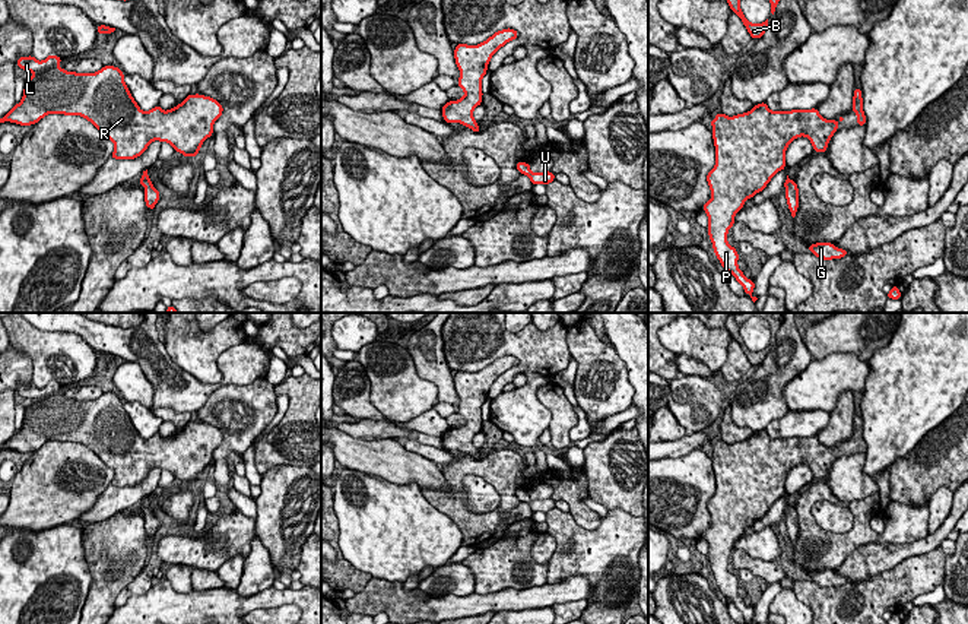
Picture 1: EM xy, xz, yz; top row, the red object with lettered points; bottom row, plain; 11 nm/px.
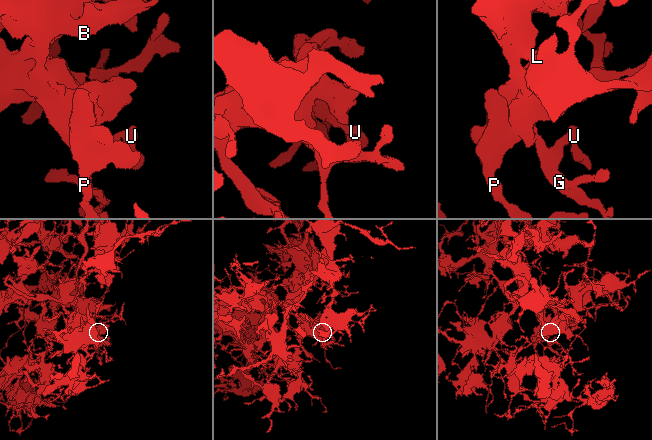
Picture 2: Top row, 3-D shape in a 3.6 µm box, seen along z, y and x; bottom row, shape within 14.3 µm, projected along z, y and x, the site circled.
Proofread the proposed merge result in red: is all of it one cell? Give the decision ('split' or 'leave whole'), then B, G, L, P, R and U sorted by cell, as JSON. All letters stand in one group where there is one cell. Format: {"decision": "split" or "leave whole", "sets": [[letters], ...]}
{"decision": "leave whole", "sets": [["B", "G", "L", "P", "R", "U"]]}

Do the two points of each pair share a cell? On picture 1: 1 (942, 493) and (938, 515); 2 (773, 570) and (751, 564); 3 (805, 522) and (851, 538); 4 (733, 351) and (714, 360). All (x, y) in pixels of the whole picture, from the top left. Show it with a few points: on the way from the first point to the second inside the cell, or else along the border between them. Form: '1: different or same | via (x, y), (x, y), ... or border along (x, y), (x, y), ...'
1: same | via (942, 499), (939, 509)
2: same | via (767, 570), (757, 567)
3: same | via (816, 534), (822, 539), (840, 539)
4: different | border along (732, 339), (727, 347), (727, 357), (717, 370)

